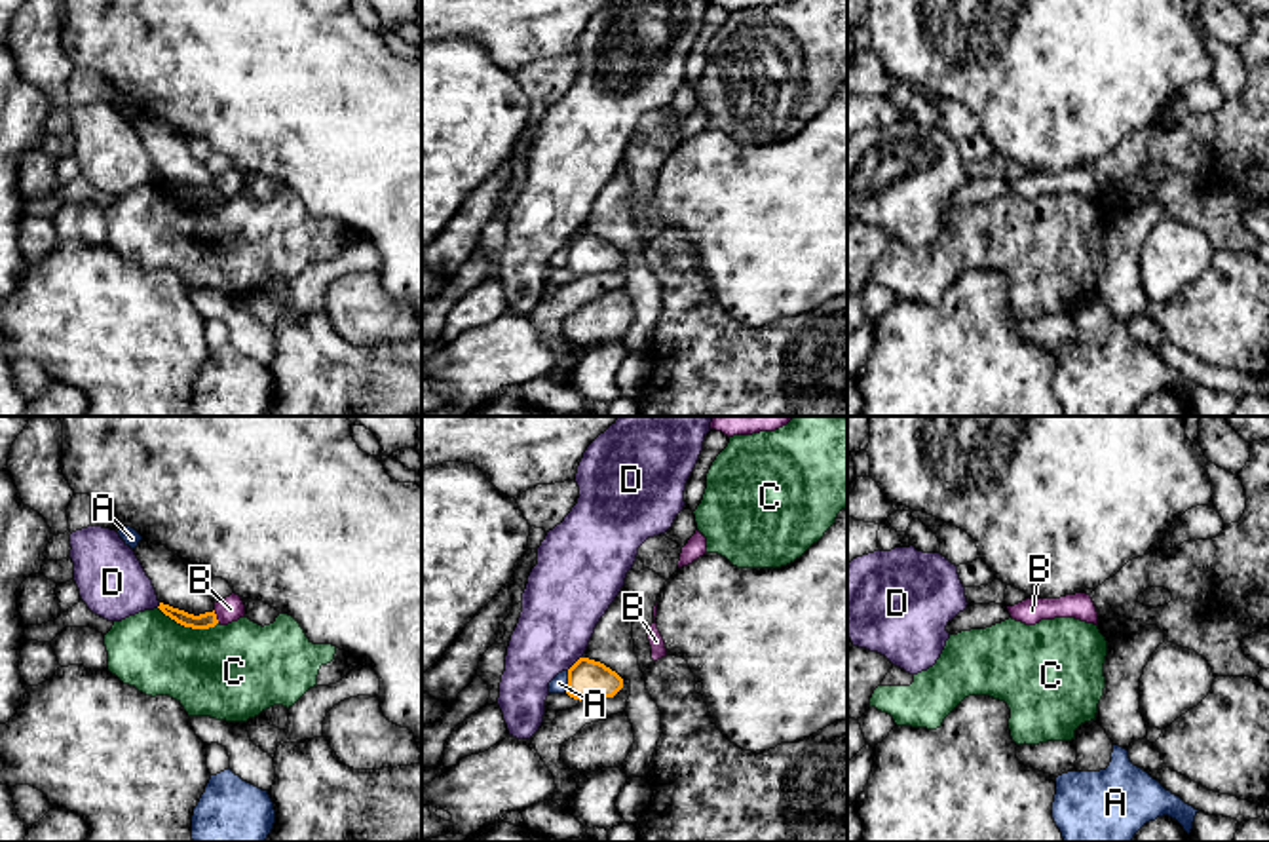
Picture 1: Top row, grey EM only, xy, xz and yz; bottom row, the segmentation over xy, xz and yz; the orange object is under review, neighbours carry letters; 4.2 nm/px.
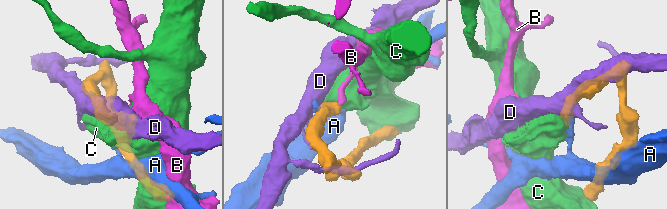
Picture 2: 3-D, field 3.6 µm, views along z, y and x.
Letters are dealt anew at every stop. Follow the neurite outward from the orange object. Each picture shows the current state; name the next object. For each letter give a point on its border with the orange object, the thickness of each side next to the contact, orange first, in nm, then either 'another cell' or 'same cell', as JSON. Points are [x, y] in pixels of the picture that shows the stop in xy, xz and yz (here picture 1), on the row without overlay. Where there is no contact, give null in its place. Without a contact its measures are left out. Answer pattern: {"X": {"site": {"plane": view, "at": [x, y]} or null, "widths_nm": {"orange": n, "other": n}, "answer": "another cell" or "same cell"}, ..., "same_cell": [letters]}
{"A": {"site": {"plane": "xz", "at": [568, 255]}, "widths_nm": {"orange": 170, "other": 70}, "answer": "another cell"}, "B": {"site": {"plane": "xy", "at": [215, 191]}, "widths_nm": {"orange": 70, "other": 110}, "answer": "another cell"}, "C": {"site": {"plane": "xy", "at": [189, 200]}, "widths_nm": {"orange": 70, "other": 400}, "answer": "another cell"}, "D": {"site": {"plane": "xz", "at": [576, 236]}, "widths_nm": {"orange": 170, "other": 340}, "answer": "another cell"}, "same_cell": []}

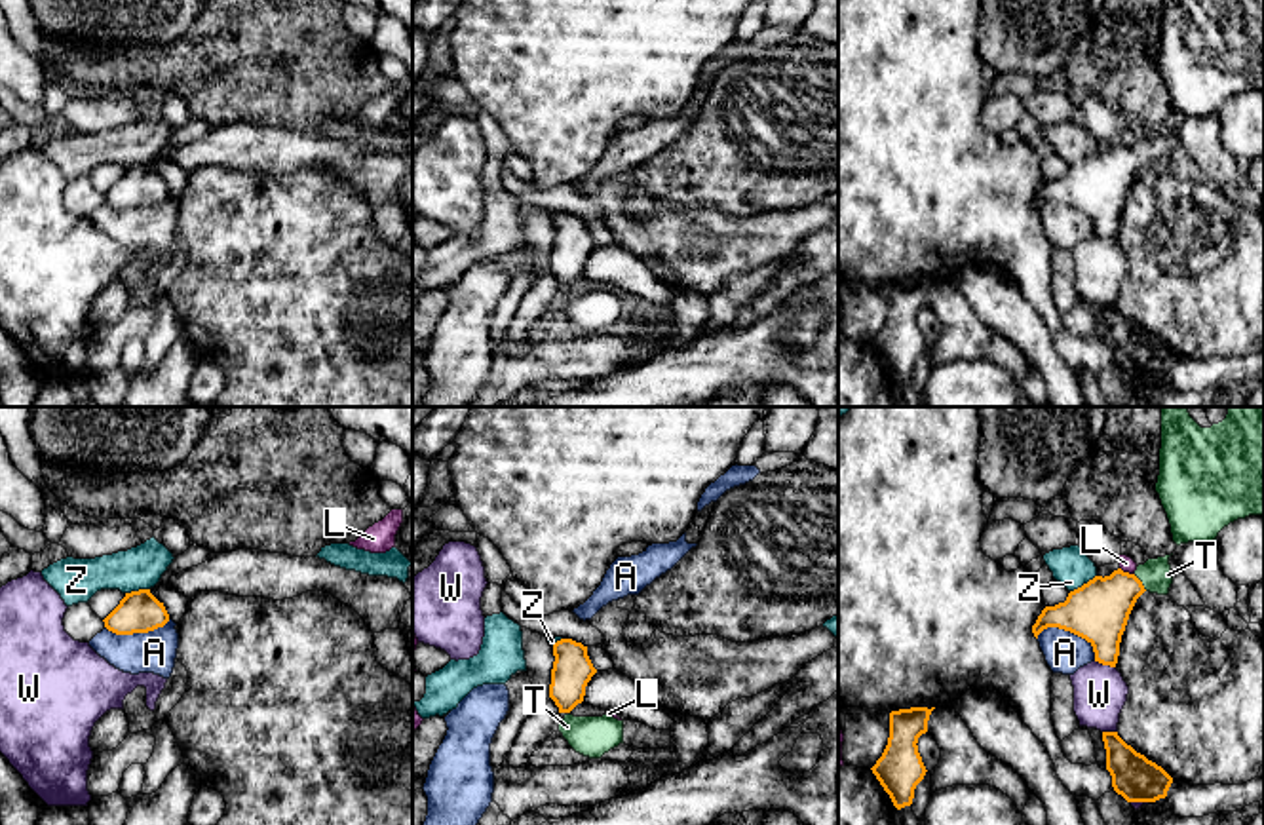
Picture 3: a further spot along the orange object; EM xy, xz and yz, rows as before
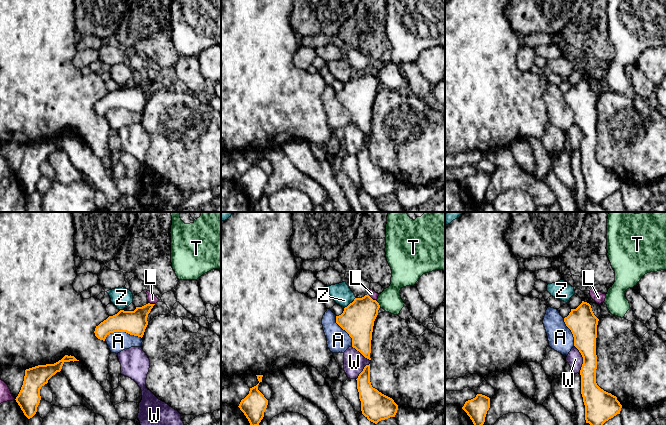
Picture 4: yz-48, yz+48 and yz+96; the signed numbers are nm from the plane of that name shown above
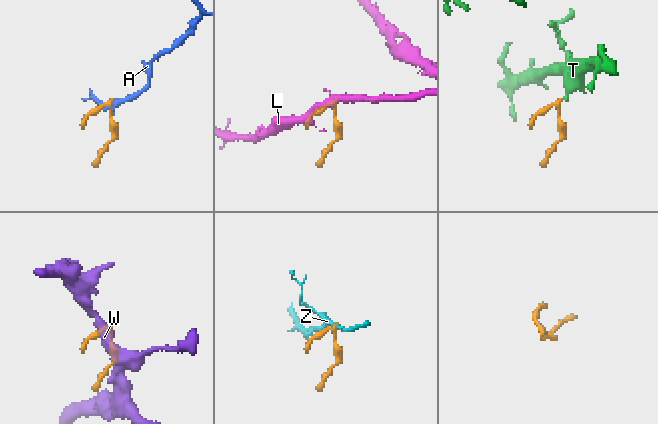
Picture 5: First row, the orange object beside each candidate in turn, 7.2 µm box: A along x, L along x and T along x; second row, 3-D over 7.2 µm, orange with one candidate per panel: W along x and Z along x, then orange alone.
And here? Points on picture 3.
{"A": {"site": {"plane": "yz", "at": [1071, 206]}, "widths_nm": {"orange": 260, "other": 180}, "answer": "another cell"}, "L": {"site": {"plane": "yz", "at": [1128, 147]}, "widths_nm": {"orange": 260, "other": 60}, "answer": "another cell"}, "T": {"site": {"plane": "yz", "at": [1141, 156]}, "widths_nm": {"orange": 260, "other": 140}, "answer": "same cell"}, "W": {"site": {"plane": "yz", "at": [1105, 238]}, "widths_nm": {"orange": 260, "other": 220}, "answer": "another cell"}, "Z": {"site": {"plane": "yz", "at": [1084, 158]}, "widths_nm": {"orange": 260, "other": 160}, "answer": "another cell"}, "same_cell": ["T"]}

